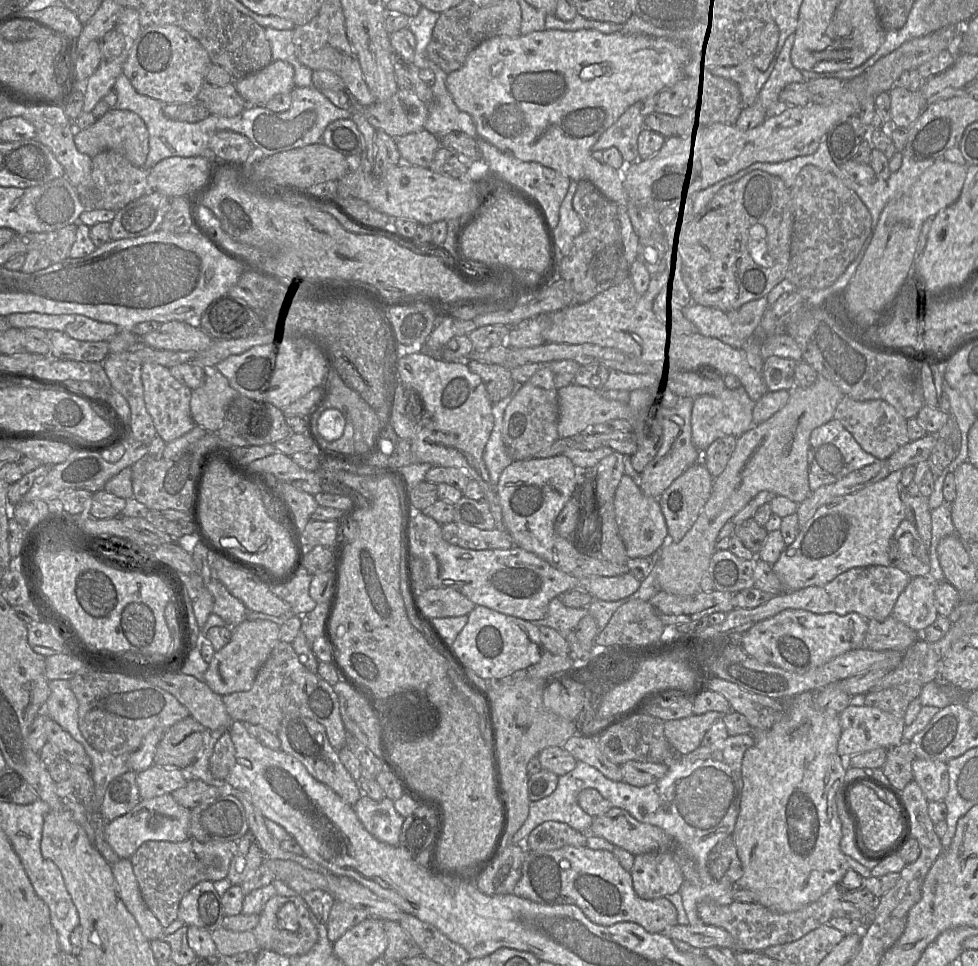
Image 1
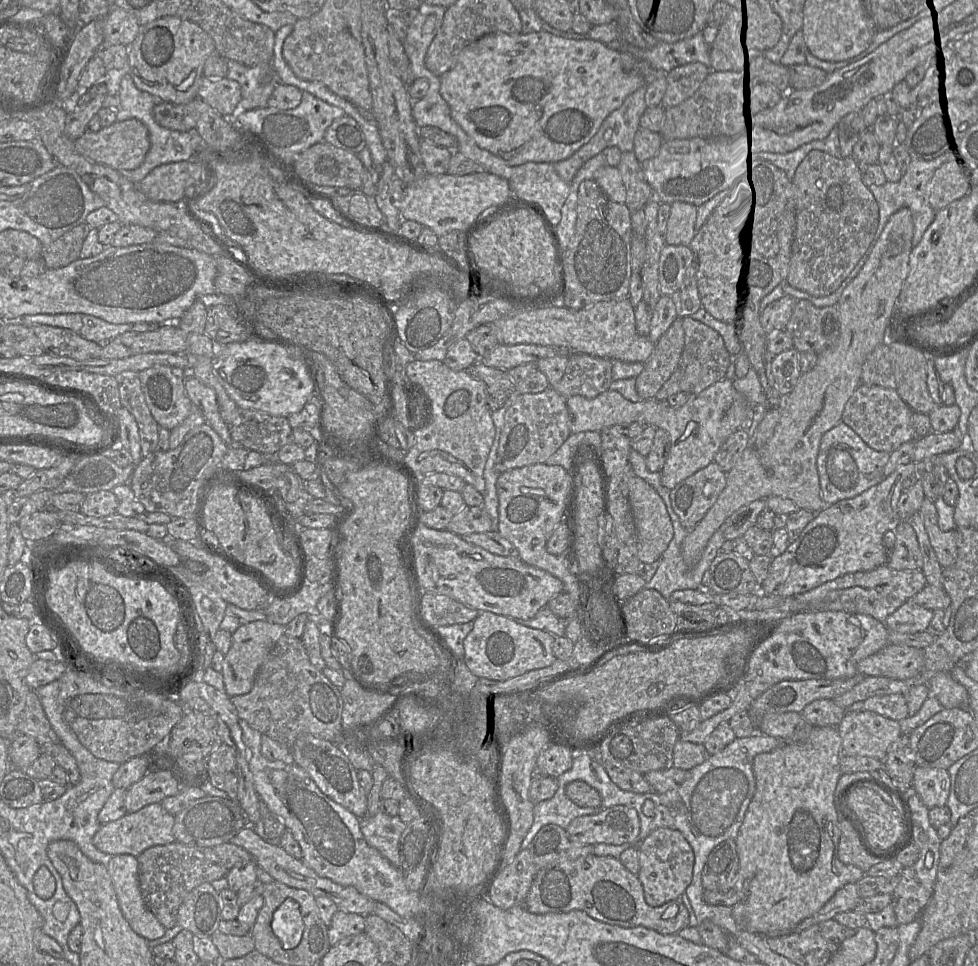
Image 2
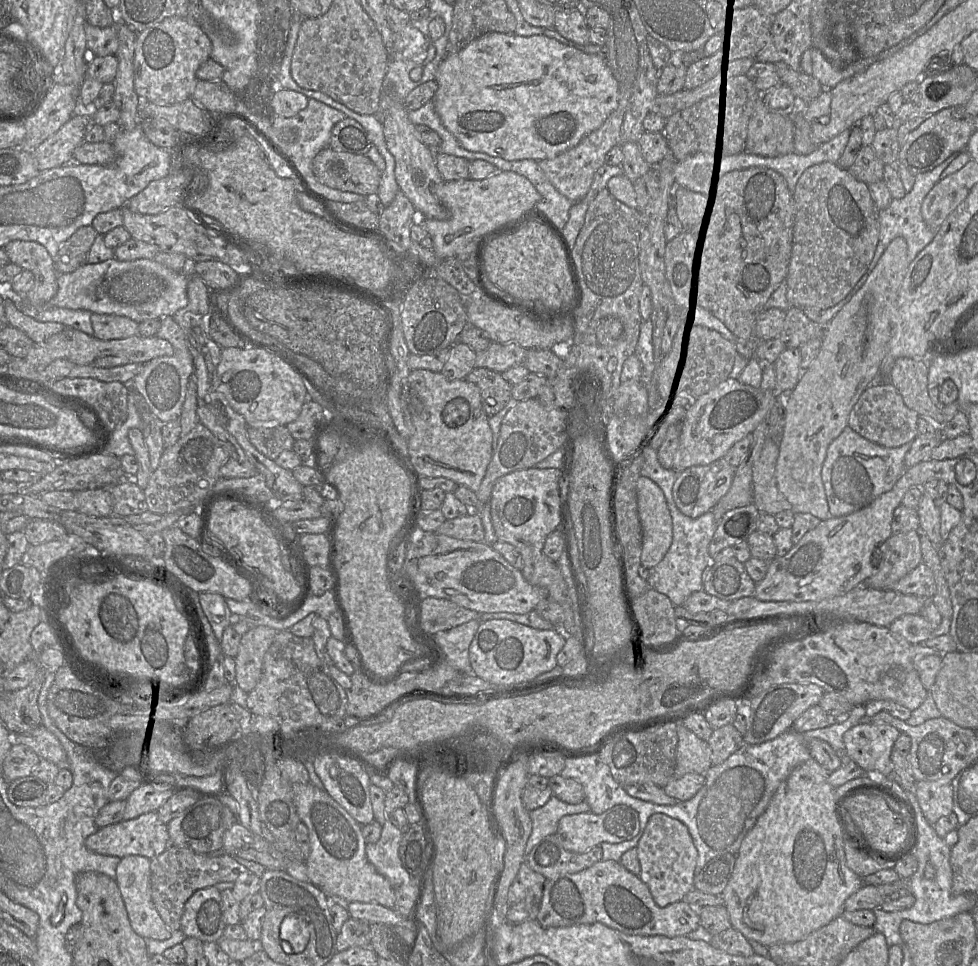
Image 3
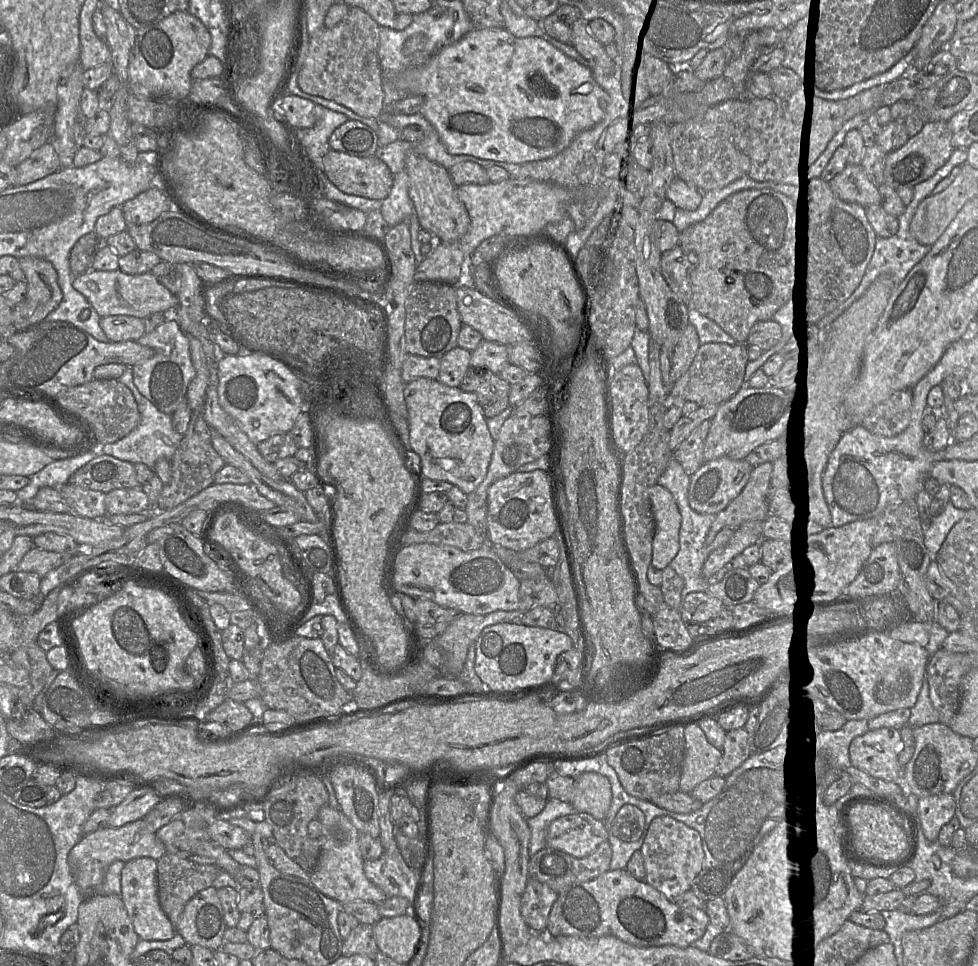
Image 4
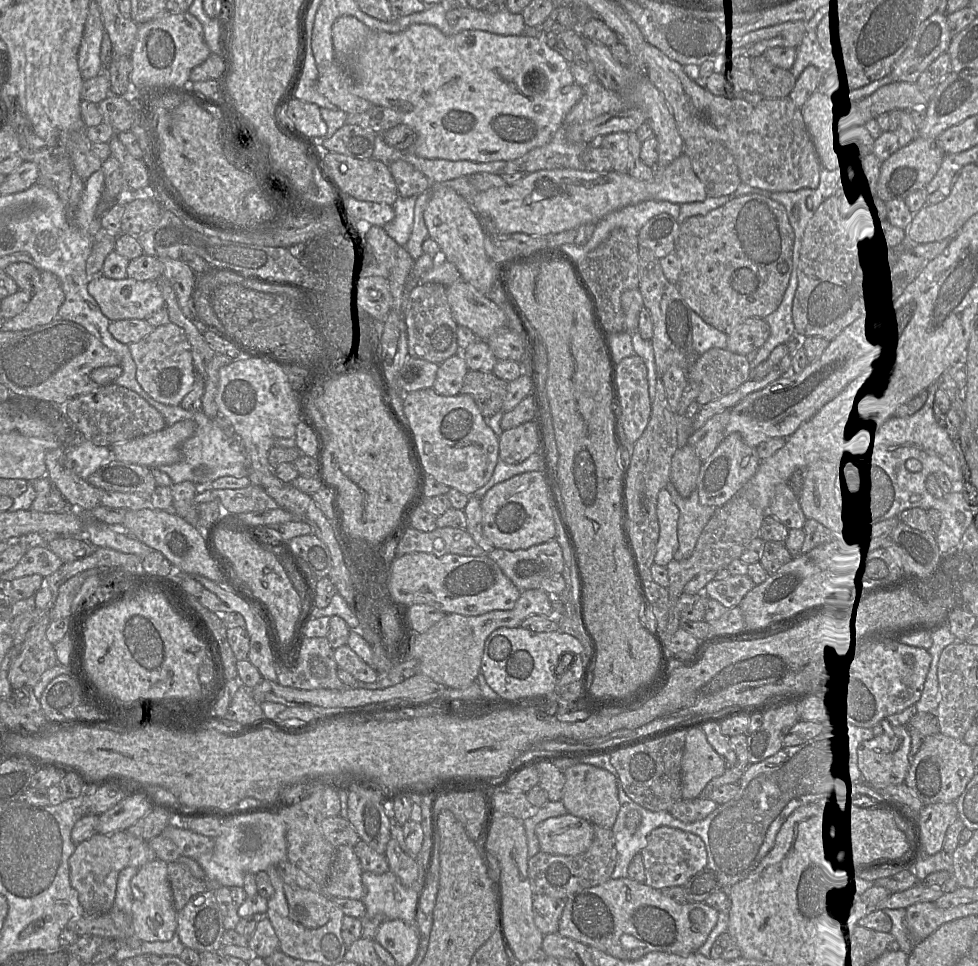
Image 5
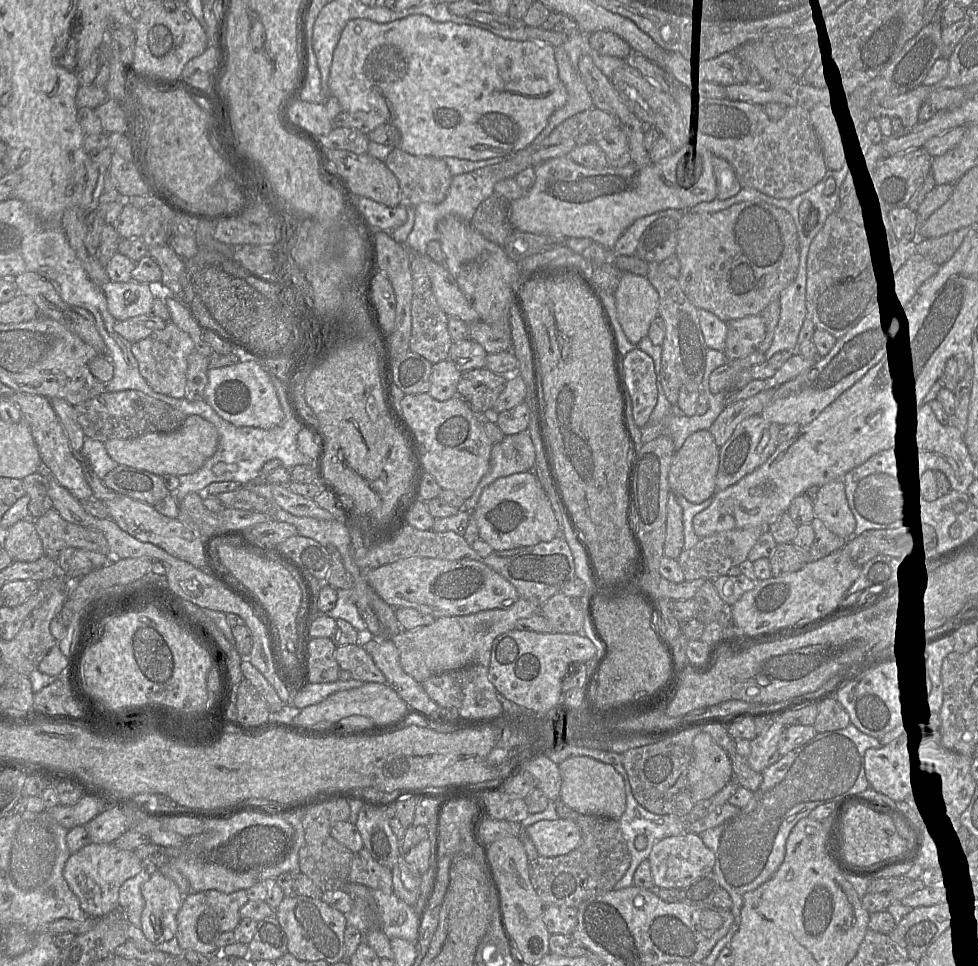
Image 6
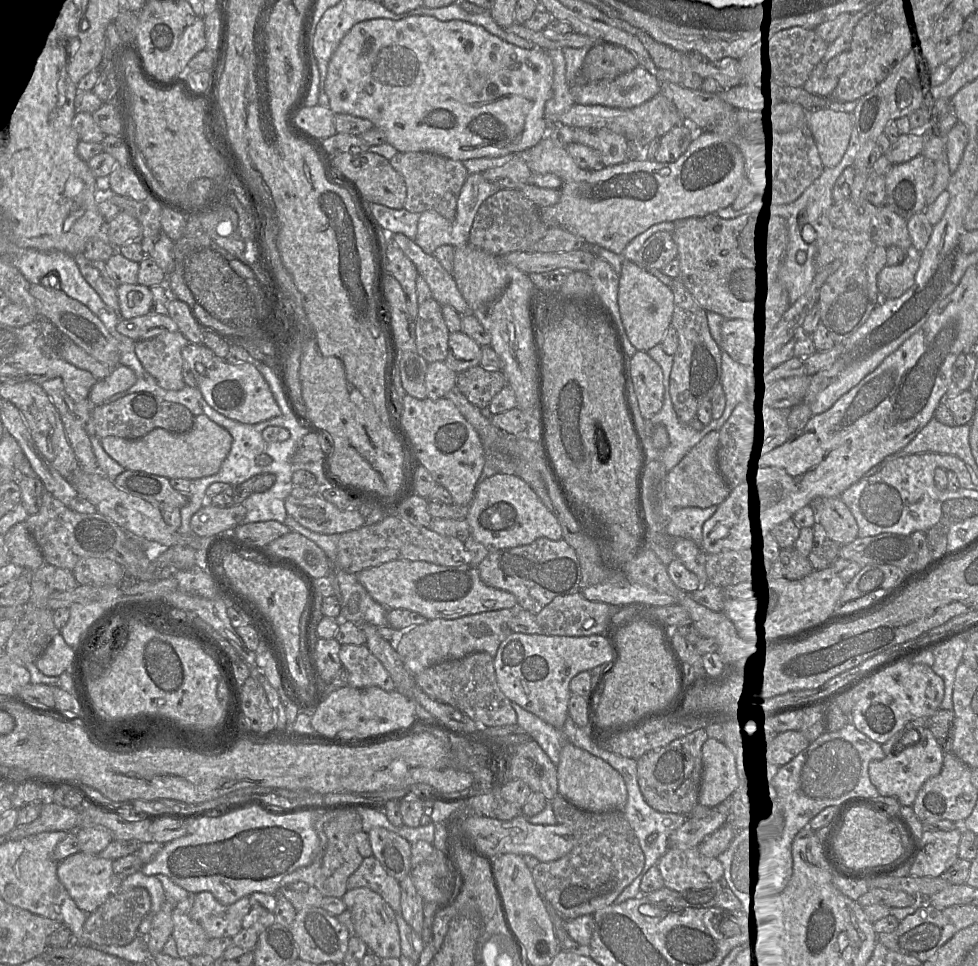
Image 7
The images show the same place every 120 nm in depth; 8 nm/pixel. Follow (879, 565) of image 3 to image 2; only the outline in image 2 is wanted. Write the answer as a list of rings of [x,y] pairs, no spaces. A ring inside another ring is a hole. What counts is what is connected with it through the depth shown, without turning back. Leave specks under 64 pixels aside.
[[[902,521],[892,532],[895,542],[886,565],[895,570],[922,570],[923,558],[913,527]]]

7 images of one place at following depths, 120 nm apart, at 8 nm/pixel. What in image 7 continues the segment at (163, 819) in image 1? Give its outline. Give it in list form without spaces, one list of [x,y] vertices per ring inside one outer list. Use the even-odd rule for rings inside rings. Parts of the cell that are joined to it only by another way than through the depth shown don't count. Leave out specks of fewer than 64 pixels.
[[[79,851],[58,863],[57,876],[78,908],[90,914],[120,891],[123,880],[114,874],[112,864],[112,860]]]

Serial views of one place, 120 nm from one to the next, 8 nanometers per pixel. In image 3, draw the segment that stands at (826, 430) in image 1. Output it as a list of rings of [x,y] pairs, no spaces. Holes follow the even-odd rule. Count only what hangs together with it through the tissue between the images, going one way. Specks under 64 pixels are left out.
[[[846,427],[829,445],[821,472],[832,516],[839,517],[858,511],[891,490],[908,469],[904,459],[909,448],[910,444],[893,448],[884,447]]]

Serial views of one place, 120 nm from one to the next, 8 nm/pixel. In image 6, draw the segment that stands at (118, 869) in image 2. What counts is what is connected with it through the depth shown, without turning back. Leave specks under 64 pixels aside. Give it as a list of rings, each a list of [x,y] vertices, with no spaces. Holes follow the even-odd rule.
[[[153,868],[149,880],[141,886],[141,893],[145,905],[140,928],[145,937],[155,945],[175,937],[177,914],[184,899],[177,884]]]

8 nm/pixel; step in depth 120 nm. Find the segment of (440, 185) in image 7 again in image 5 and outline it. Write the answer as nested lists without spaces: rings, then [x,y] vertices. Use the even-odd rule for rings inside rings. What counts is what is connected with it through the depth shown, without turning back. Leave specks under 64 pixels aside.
[[[398,159],[387,164],[401,196],[420,195],[430,187],[428,177],[409,162]]]

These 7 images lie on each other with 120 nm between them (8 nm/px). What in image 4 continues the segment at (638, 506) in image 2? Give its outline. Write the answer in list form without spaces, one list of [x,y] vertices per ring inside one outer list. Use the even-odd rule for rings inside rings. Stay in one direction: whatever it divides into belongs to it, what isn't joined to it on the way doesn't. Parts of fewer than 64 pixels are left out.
[[[659,483],[650,488],[650,500],[655,520],[651,564],[663,570],[679,551],[682,517],[672,493]]]

